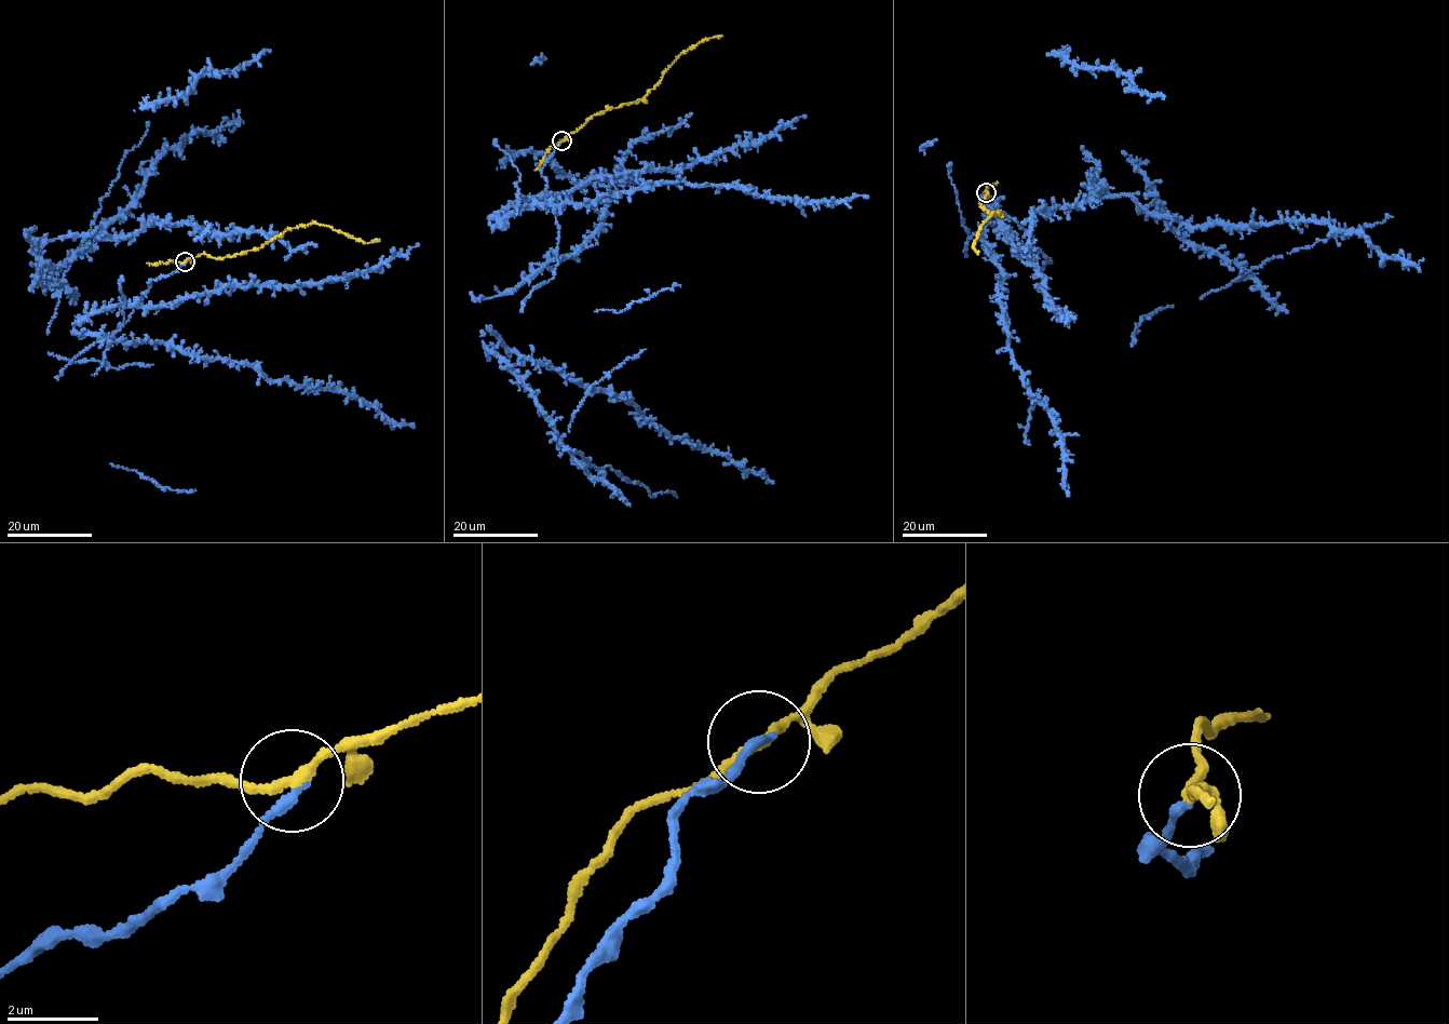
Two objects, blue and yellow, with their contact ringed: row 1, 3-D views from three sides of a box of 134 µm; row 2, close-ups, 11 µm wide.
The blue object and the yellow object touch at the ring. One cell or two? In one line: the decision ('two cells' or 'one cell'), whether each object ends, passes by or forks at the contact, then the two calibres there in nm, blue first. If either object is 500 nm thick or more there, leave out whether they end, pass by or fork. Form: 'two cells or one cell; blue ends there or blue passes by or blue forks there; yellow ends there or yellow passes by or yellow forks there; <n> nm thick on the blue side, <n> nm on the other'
two cells; blue ends there; yellow passes by; 200 nm thick on the blue side, 180 nm on the other

